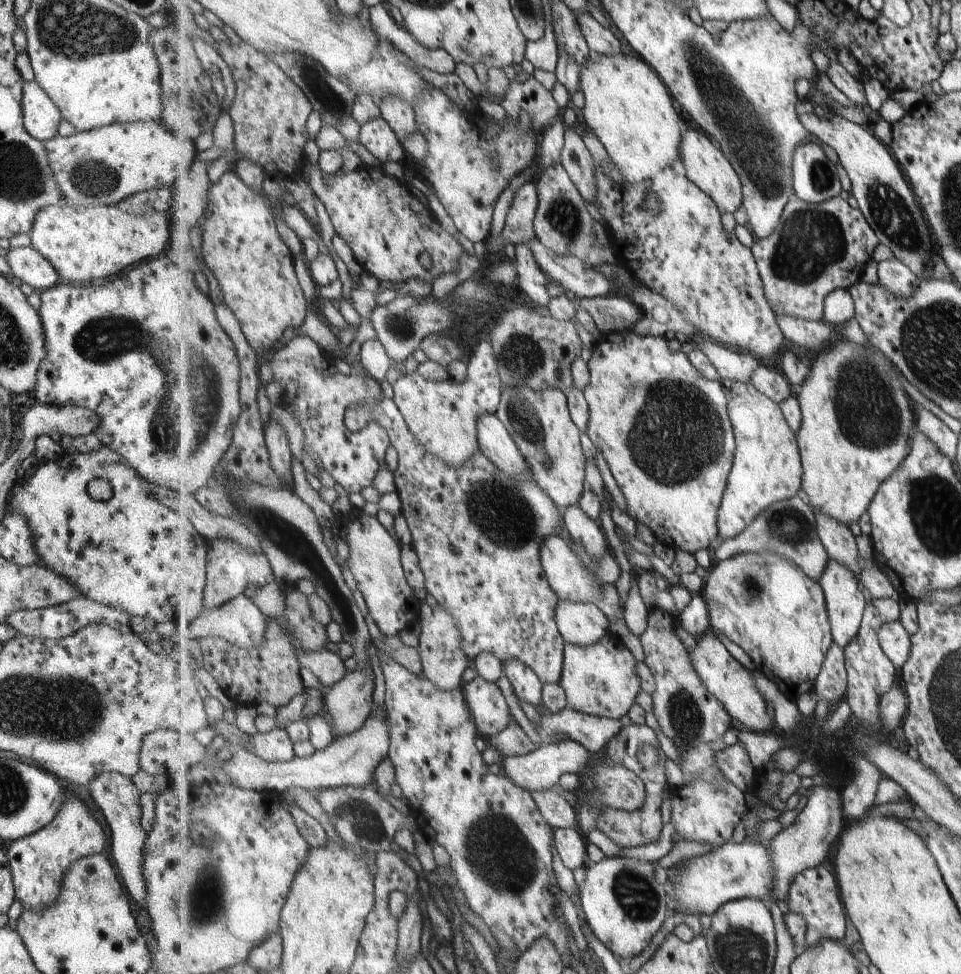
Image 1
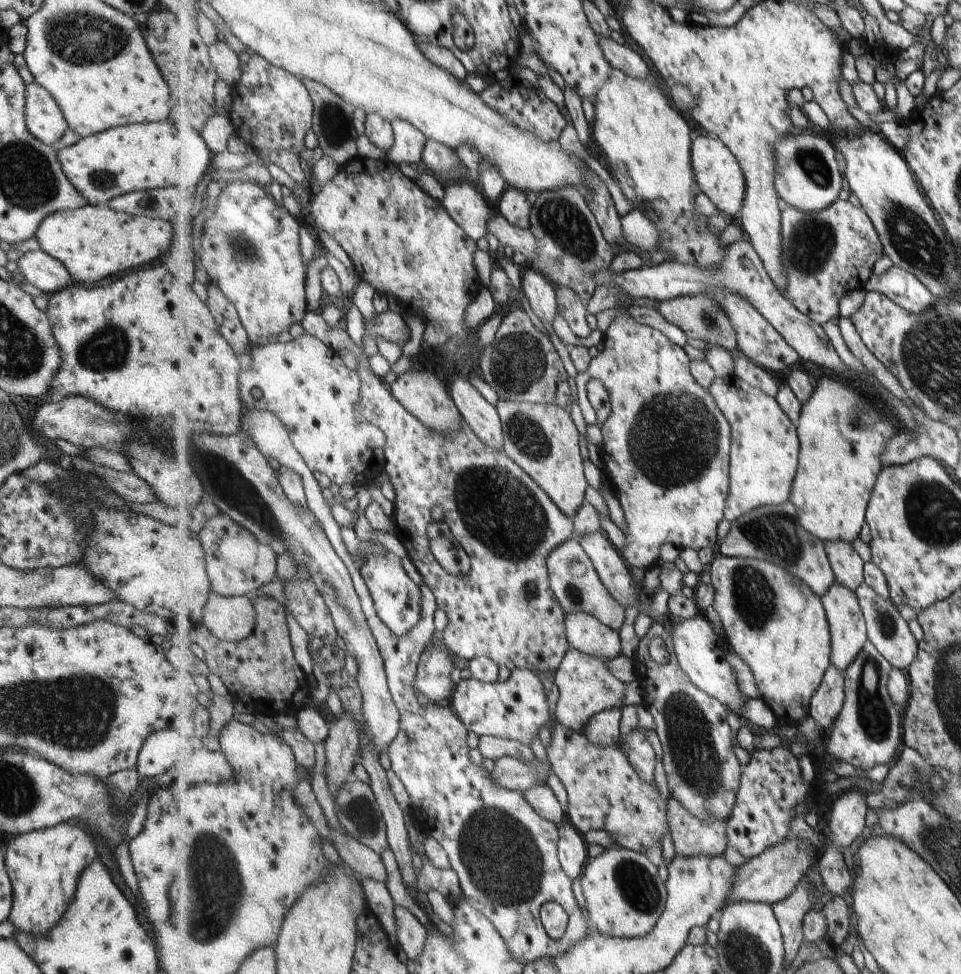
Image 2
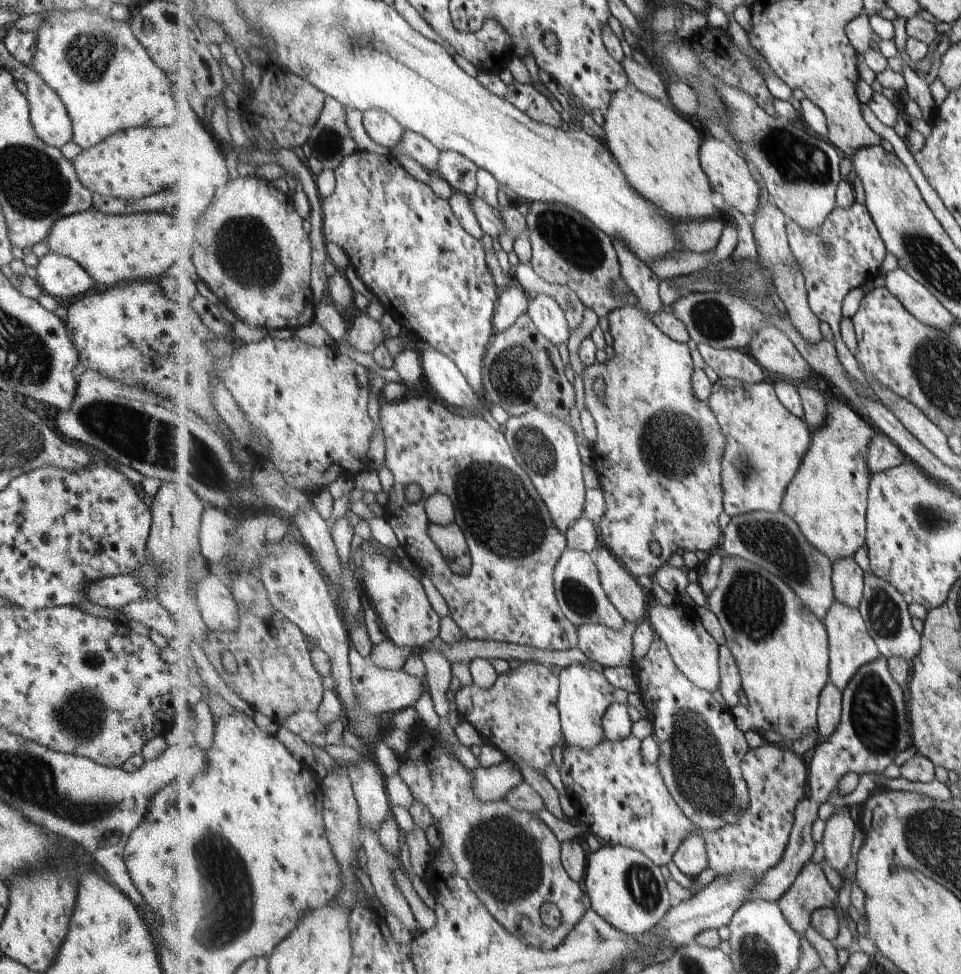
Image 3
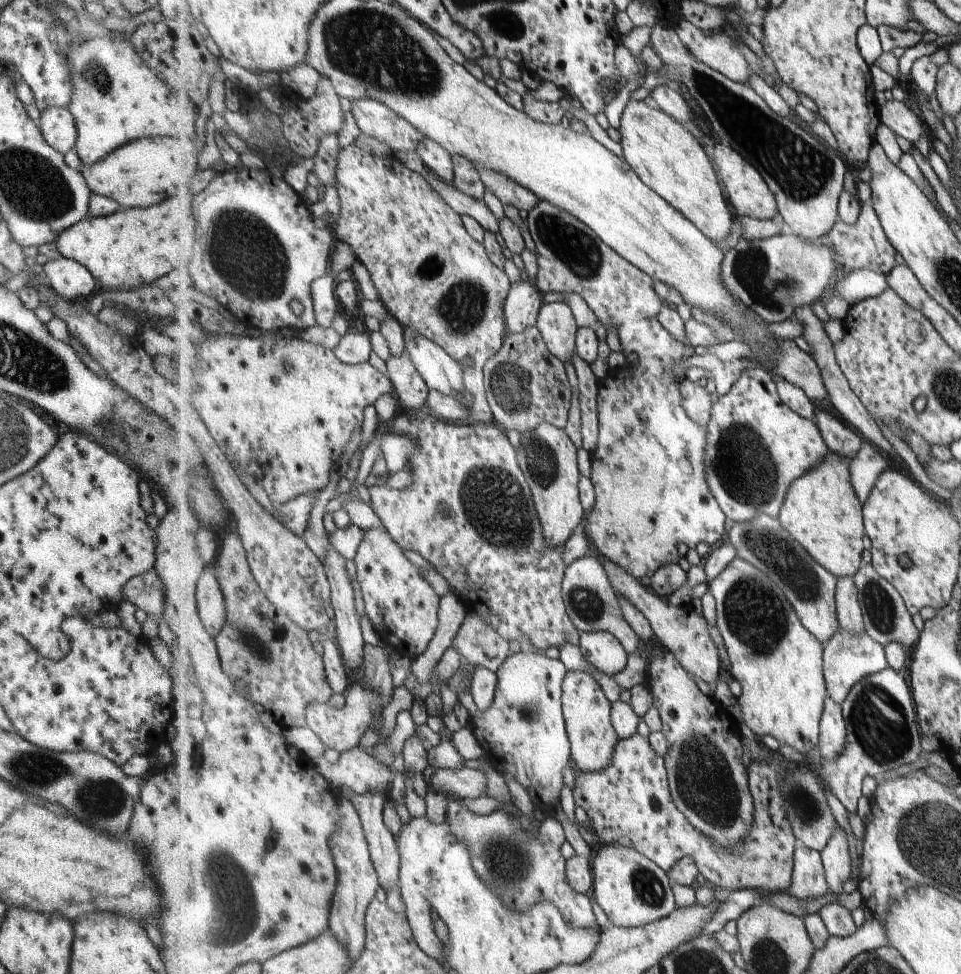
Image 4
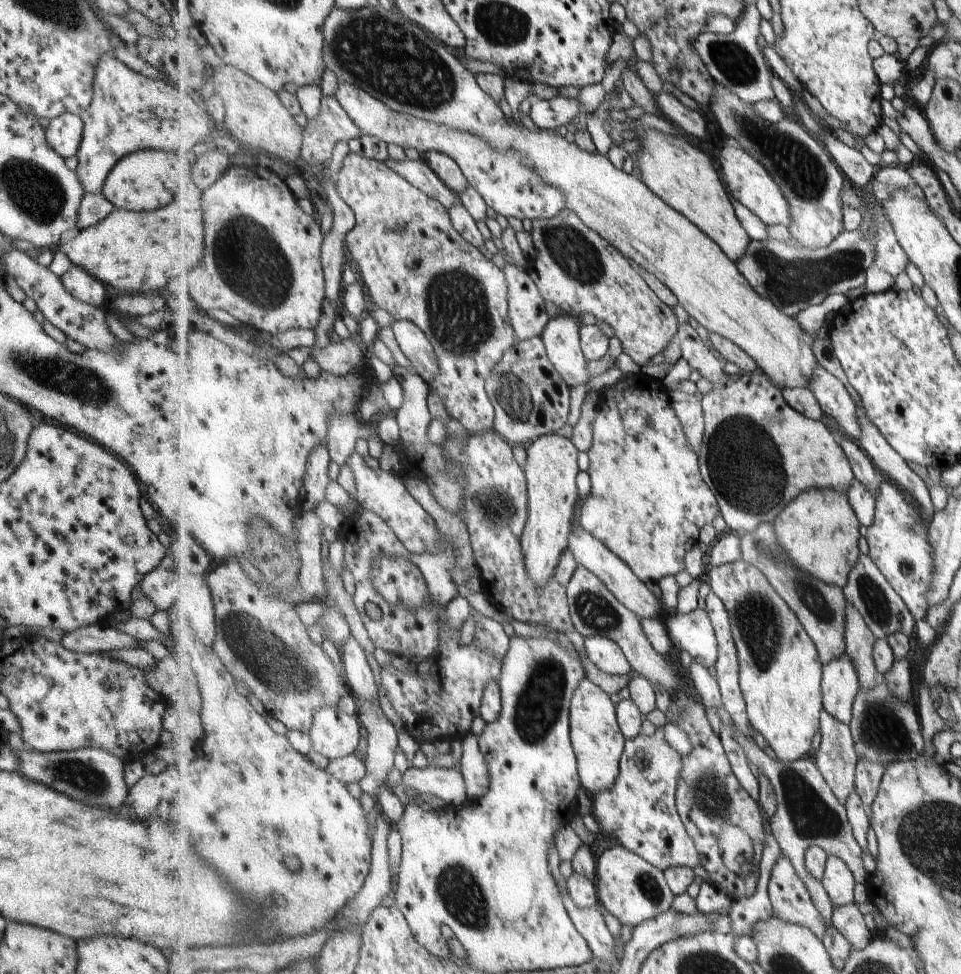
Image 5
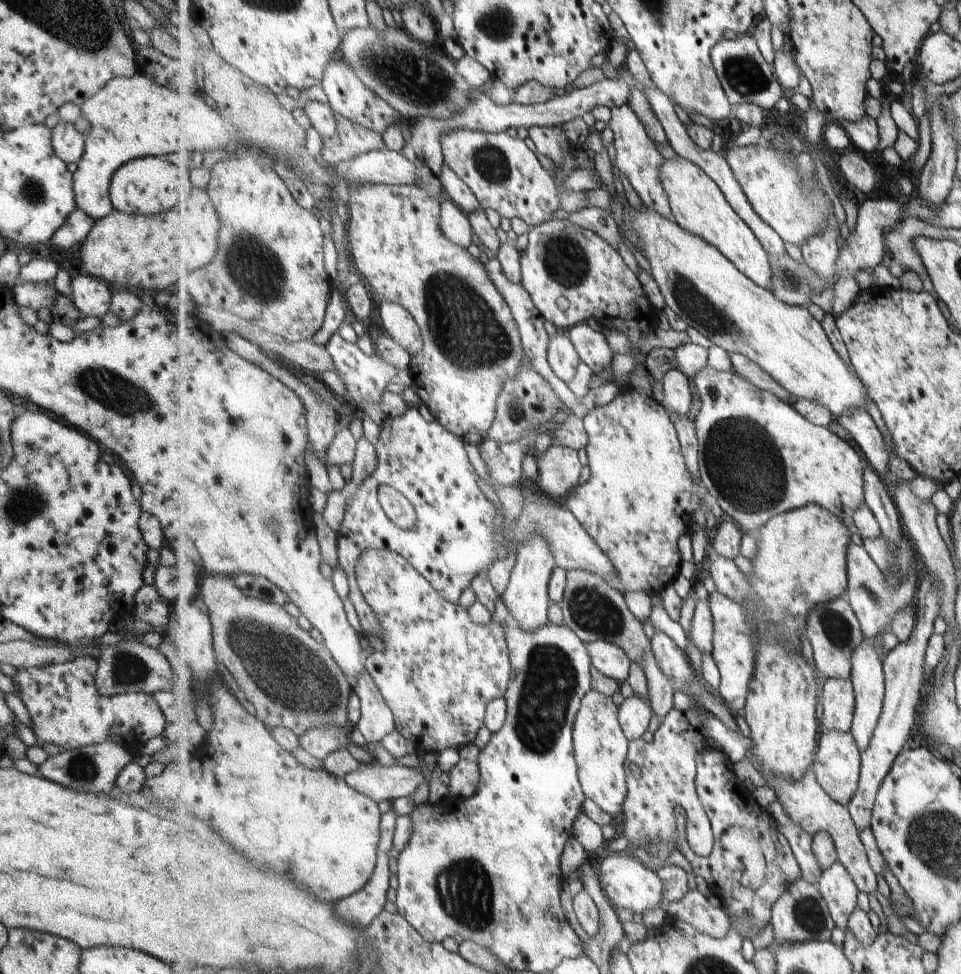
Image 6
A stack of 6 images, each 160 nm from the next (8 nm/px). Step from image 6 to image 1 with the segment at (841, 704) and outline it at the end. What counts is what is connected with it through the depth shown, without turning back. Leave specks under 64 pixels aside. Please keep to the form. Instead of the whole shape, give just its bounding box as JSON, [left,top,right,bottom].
[820,558,866,648]

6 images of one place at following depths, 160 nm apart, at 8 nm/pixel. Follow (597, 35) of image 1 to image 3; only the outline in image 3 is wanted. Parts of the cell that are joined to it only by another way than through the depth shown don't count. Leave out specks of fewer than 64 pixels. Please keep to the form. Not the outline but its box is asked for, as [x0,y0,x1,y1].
[621,57,673,107]

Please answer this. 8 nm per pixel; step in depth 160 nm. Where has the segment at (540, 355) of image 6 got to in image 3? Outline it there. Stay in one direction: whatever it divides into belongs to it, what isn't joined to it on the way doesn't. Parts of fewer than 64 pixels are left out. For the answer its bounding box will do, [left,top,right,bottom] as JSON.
[494,283,530,333]

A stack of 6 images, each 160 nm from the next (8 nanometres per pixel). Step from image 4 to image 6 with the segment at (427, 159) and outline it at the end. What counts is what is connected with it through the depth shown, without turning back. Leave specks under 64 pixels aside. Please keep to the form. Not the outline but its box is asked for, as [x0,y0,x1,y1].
[441,163,482,215]

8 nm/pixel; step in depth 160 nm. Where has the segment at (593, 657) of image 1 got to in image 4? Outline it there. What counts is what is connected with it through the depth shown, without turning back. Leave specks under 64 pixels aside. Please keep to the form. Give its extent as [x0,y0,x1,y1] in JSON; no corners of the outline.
[564,670,619,772]

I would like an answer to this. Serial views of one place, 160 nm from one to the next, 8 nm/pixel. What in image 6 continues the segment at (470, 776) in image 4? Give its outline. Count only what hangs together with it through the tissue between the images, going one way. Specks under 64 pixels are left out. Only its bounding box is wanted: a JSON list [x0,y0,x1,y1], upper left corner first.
[345,760,425,802]

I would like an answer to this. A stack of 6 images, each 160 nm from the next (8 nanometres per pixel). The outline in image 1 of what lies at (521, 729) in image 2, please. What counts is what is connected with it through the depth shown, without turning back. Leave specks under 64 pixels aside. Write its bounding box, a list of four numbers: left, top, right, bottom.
[463,659,545,737]

